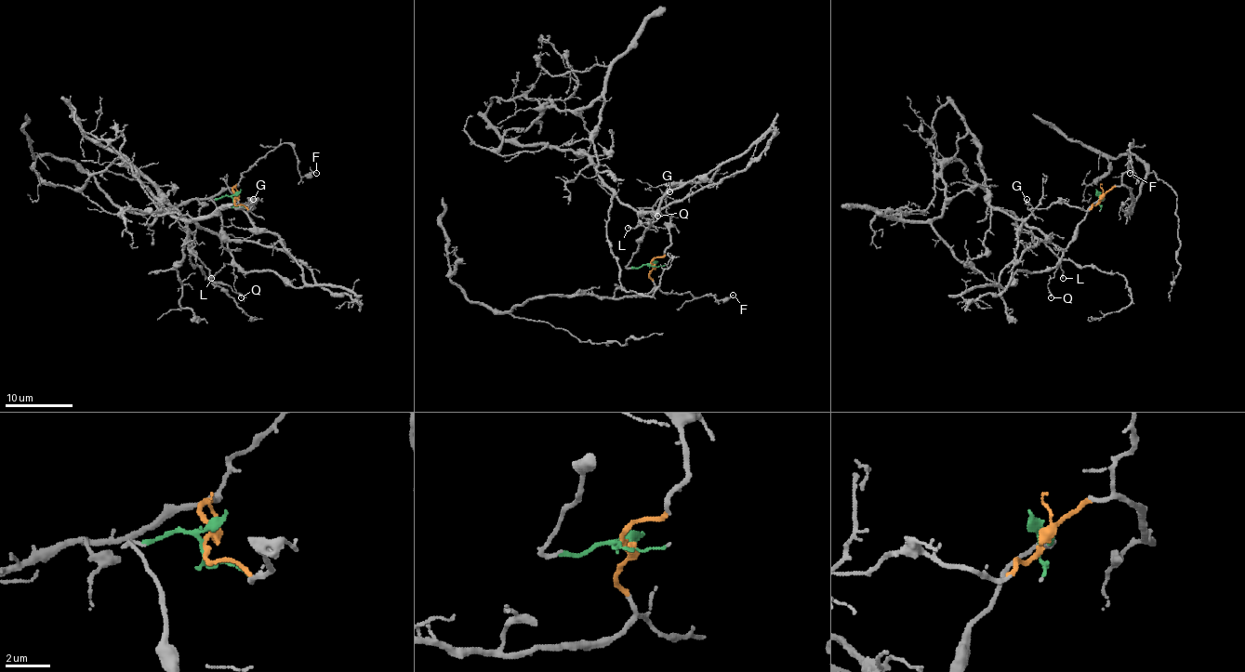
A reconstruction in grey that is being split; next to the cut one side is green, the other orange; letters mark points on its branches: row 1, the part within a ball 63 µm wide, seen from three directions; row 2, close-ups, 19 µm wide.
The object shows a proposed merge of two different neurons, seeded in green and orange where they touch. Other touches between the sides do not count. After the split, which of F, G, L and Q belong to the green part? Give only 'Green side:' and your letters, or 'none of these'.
Green side: L, Q

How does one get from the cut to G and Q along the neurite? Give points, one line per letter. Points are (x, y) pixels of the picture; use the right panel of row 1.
G: (1100, 199), (1088, 210), (1062, 202), (1051, 204), (1045, 209), (1033, 209), (1026, 199)
Q: (1100, 199), (1101, 195), (1078, 226), (1078, 236), (1064, 251), (1061, 265), (1049, 280), (1047, 288), (1051, 297)

